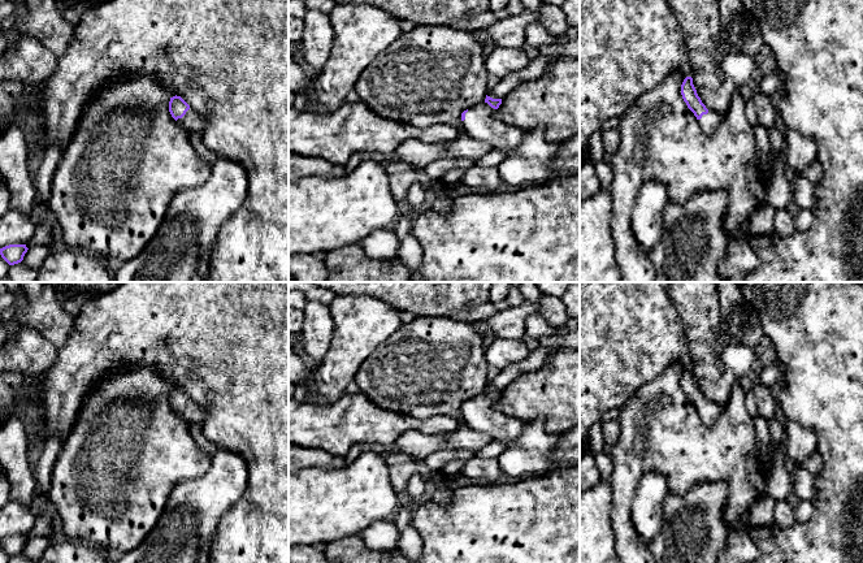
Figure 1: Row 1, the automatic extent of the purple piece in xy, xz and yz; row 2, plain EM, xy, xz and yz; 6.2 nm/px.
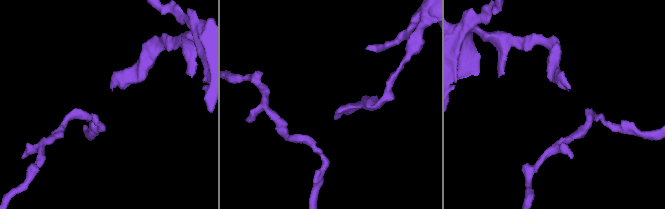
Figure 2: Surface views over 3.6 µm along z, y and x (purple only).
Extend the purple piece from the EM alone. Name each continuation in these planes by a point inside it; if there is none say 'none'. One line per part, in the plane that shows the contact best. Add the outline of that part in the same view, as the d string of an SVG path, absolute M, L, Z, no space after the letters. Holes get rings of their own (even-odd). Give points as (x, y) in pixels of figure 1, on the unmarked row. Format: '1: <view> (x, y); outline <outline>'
1: xy (193, 414); outline M190 399L182 410L177 411L187 425L192 424L204 424L204 411L203 408L192 399Z

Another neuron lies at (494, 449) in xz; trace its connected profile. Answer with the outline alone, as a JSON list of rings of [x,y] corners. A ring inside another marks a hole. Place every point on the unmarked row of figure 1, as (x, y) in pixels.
[[[491,441],[489,445],[478,450],[474,455],[481,459],[498,459],[506,451],[507,446],[500,441]]]

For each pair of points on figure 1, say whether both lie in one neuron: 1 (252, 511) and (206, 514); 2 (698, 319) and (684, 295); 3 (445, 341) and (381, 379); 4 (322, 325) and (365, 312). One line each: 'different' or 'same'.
1: different
2: same
3: same
4: different

